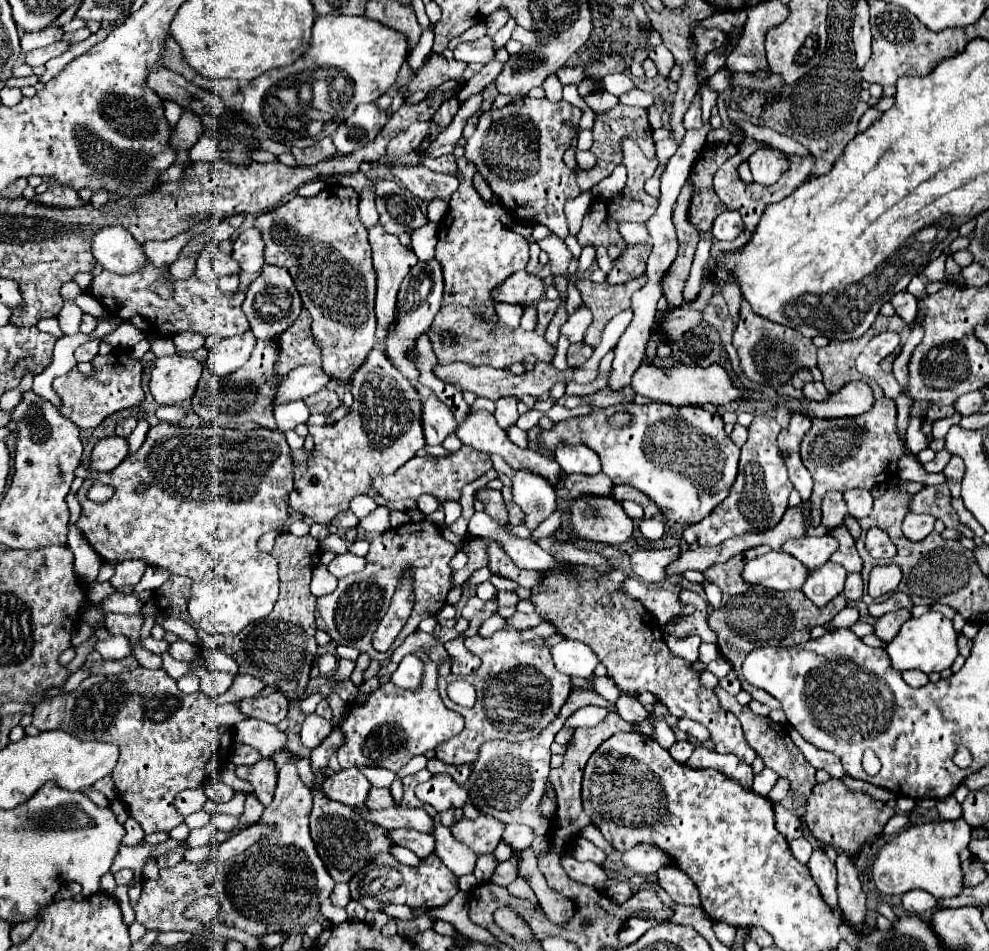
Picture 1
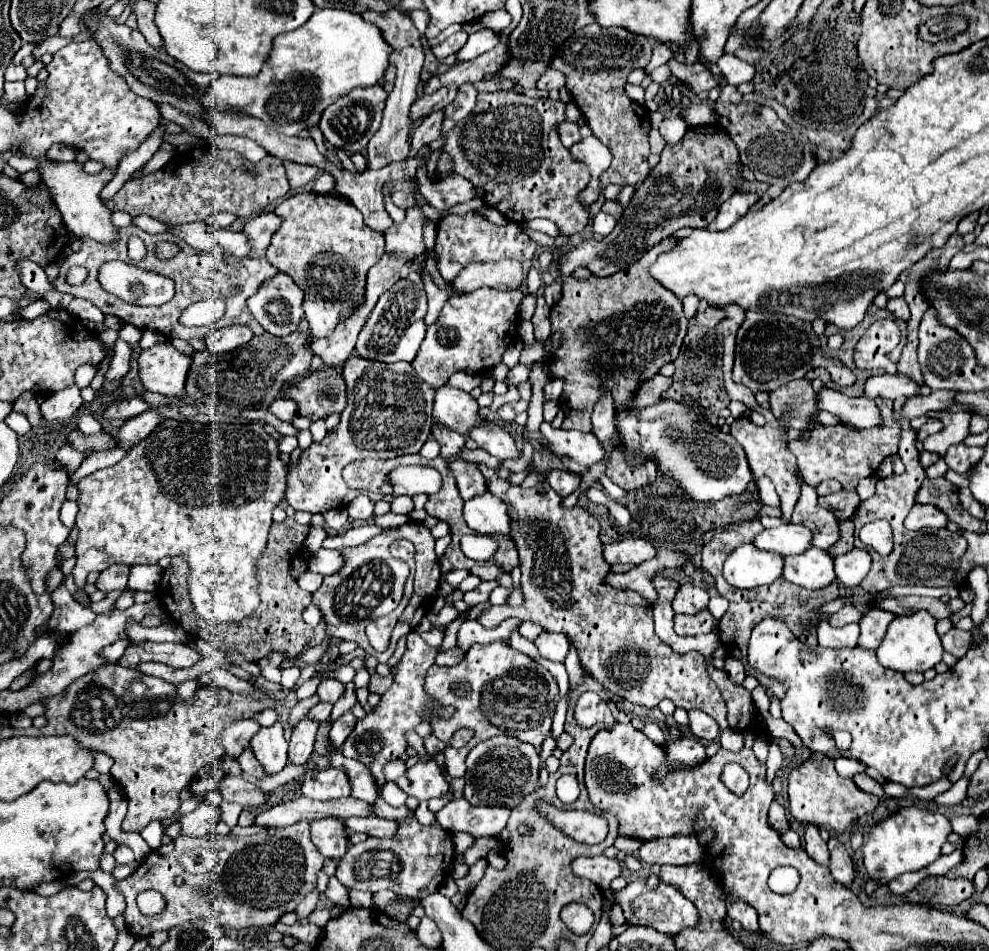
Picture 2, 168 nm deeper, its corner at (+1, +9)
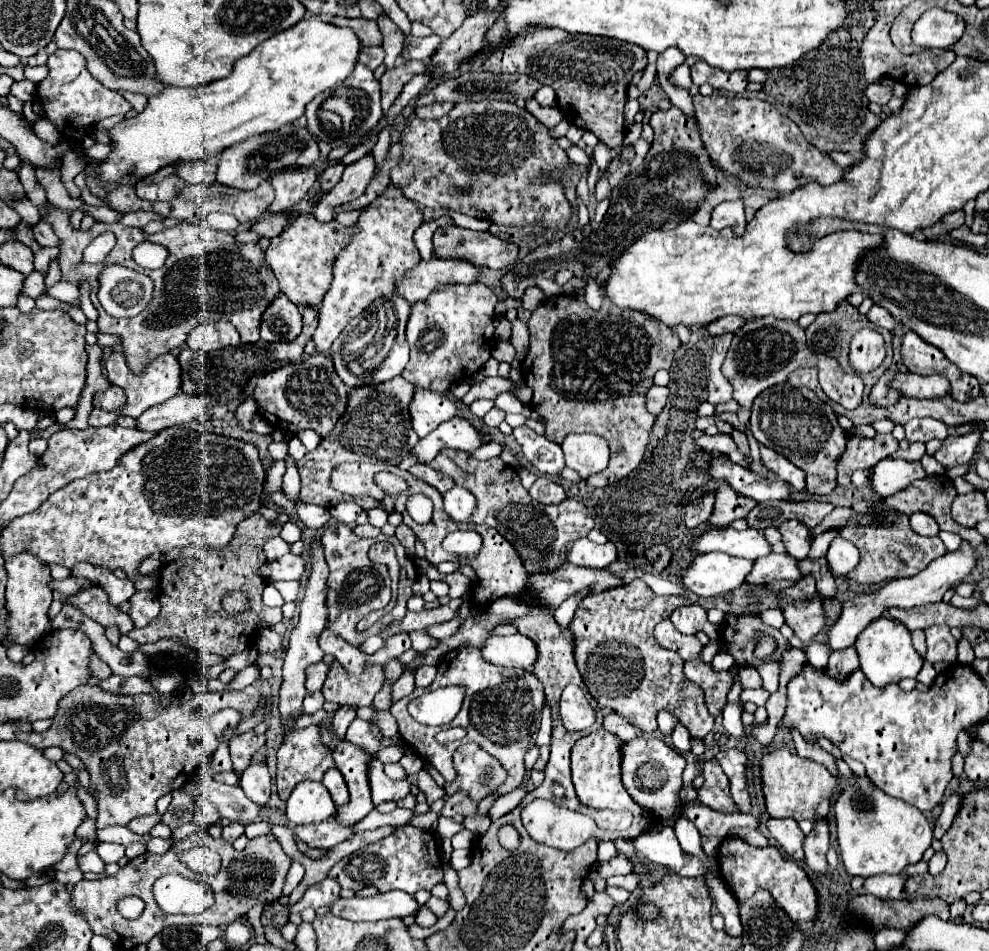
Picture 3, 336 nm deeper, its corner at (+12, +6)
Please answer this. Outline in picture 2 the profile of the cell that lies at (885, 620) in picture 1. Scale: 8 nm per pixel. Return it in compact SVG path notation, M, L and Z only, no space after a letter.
M870 607L870 611L862 617L860 621L860 629L862 635L858 639L858 647L864 649L878 649L878 645L882 643L888 625L894 621L894 613L890 611L882 611L878 607Z

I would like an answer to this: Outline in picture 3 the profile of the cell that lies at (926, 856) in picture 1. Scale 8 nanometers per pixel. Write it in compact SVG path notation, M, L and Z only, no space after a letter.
M867 776L847 778L839 784L839 796L833 804L837 820L837 842L843 864L851 876L899 874L905 866L917 864L931 846L931 826L913 806L885 796Z

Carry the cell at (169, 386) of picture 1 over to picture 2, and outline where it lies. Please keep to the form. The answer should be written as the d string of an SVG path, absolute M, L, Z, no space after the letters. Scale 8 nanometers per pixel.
M160 343L140 353L138 365L140 379L148 391L168 397L184 395L186 375L192 365L190 355L180 353L170 343Z

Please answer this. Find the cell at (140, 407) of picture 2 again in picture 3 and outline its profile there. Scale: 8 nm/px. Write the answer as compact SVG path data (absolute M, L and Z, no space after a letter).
M115 384L103 392L93 394L93 406L97 406L97 408L117 410L117 408L121 408L121 404L125 404L125 392L121 392L121 388Z

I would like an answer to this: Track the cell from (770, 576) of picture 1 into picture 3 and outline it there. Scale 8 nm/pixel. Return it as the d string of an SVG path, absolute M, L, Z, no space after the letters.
M713 552L705 556L695 556L691 564L681 572L681 584L701 598L713 598L723 592L731 592L745 582L753 562L725 556L723 552Z

